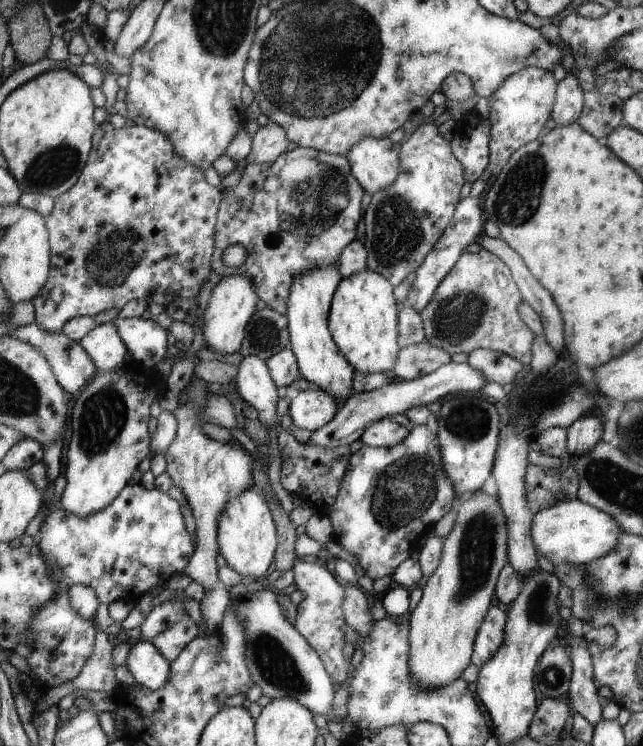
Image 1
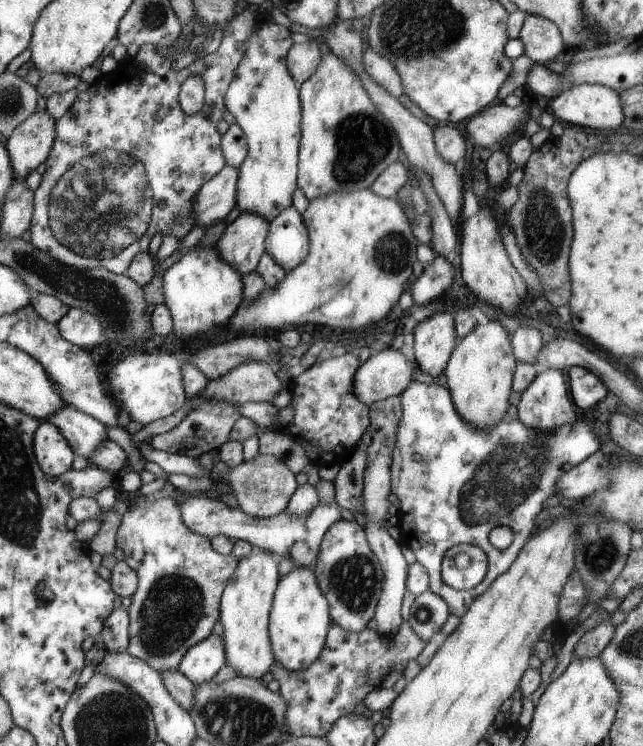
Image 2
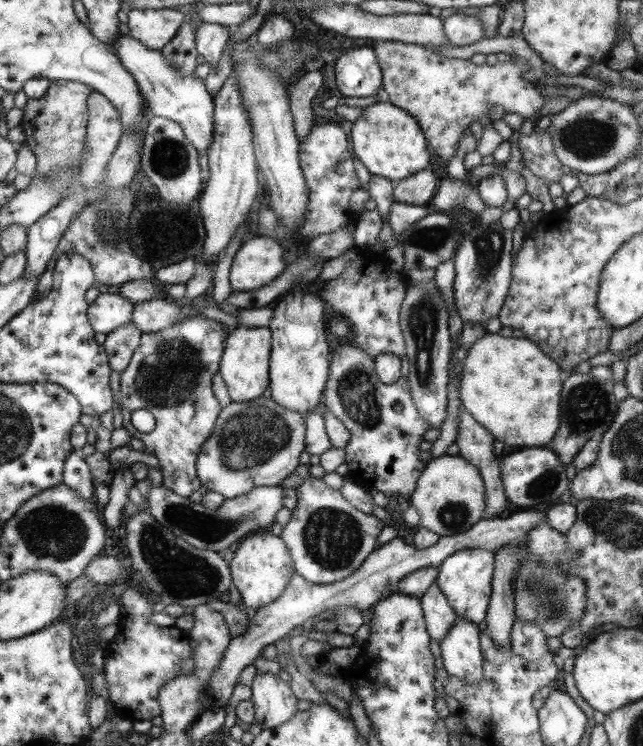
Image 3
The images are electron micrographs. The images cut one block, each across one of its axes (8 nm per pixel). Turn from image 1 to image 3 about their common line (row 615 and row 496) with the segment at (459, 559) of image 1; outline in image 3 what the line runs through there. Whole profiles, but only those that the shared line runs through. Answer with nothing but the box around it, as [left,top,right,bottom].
[408,454,486,537]

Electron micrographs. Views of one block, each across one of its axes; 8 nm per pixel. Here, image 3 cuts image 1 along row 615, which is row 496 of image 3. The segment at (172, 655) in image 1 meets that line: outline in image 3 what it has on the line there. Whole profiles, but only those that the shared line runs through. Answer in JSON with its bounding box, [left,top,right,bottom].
[119,315,230,498]

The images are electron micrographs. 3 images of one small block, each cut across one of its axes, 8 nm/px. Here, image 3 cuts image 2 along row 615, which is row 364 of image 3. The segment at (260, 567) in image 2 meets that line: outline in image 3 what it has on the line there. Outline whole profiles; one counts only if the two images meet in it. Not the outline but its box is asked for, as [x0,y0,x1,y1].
[218,326,271,401]

